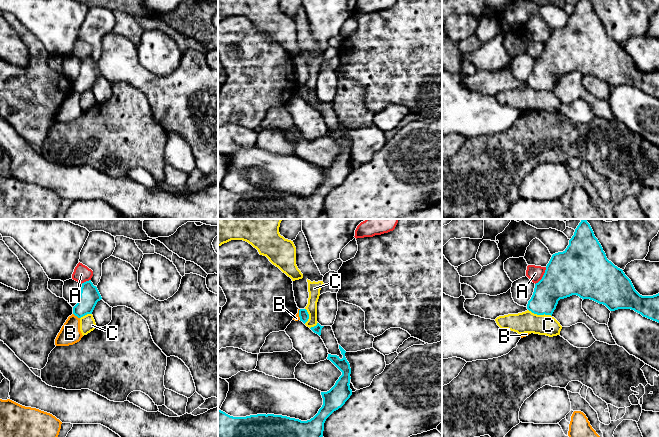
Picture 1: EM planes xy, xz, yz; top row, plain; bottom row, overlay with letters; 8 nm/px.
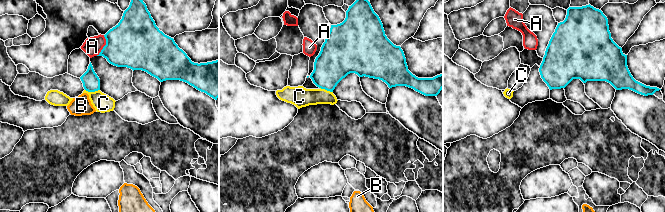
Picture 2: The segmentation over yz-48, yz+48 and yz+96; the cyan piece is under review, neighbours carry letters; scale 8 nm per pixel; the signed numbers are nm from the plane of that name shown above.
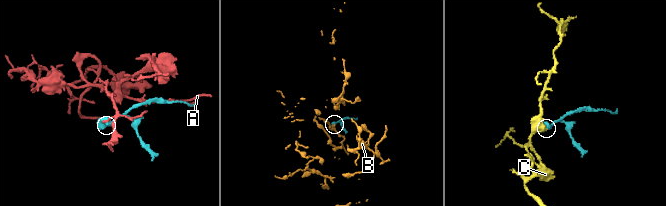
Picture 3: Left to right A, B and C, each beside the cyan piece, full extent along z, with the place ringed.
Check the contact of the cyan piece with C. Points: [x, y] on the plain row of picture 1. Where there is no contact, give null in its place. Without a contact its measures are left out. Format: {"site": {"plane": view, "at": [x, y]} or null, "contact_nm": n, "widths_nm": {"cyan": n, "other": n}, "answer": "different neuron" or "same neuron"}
{"site": {"plane": "yz", "at": [540, 90]}, "contact_nm": 200, "widths_nm": {"cyan": 240, "other": 180}, "answer": "different neuron"}

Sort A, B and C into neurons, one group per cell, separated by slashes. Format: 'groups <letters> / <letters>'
groups A / B / C

